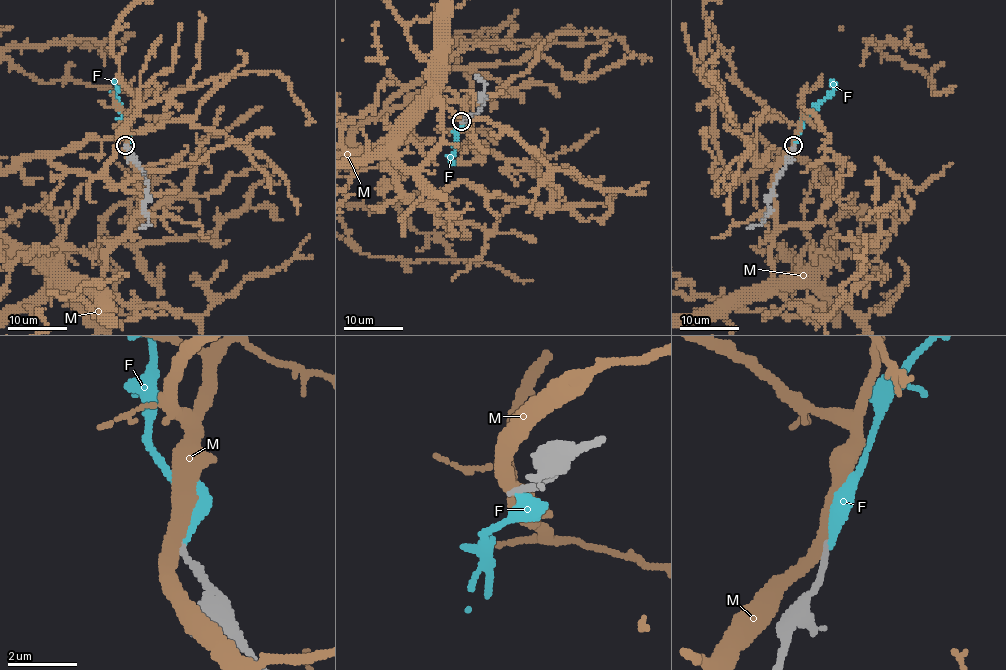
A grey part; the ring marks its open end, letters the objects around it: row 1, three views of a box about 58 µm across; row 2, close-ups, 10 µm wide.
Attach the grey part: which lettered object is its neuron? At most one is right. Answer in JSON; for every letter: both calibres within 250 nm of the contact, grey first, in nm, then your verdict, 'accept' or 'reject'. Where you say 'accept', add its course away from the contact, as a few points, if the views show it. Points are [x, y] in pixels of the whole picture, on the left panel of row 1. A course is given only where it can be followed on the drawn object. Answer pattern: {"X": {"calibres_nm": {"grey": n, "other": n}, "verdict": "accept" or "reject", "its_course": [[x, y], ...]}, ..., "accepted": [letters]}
{"F": {"calibres_nm": {"grey": 180, "other": 320}, "verdict": "reject"}, "M": {"calibres_nm": {"grey": 180, "other": 400}, "verdict": "reject"}, "accepted": []}

